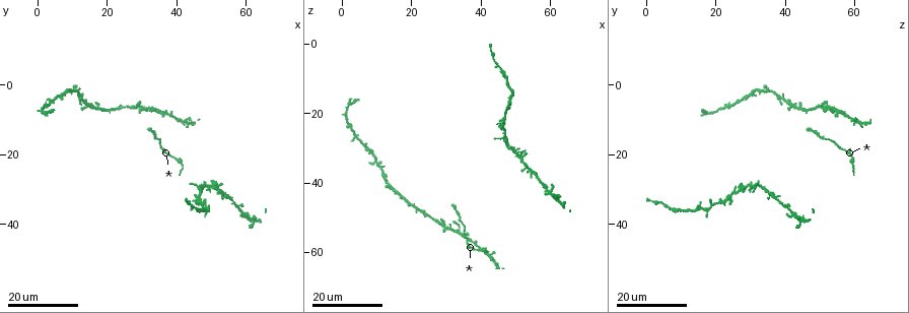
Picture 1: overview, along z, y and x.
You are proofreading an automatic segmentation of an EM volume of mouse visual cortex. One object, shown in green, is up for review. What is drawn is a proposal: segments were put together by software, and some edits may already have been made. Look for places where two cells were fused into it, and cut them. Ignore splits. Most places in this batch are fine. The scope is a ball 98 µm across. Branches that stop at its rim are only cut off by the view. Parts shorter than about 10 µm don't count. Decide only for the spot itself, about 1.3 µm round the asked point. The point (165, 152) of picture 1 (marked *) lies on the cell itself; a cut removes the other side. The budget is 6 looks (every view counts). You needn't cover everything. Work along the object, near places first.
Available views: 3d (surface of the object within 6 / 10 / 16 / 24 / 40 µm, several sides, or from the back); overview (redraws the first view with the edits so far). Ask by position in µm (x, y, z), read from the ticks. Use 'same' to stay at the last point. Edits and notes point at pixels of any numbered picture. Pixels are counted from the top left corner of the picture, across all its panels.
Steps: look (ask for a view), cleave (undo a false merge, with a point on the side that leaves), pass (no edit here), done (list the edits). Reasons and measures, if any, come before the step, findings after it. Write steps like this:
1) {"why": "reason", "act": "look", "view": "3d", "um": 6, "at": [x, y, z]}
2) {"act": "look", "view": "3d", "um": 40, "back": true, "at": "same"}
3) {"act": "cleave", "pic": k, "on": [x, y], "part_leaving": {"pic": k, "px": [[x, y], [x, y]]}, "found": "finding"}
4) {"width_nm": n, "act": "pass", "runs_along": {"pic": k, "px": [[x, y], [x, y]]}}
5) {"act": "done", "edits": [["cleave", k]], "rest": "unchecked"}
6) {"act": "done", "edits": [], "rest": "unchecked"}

{"why": "looks like a crossing", "act": "look", "view": "3d", "um": 24, "at": [33.5, 6.5, 54.5]}

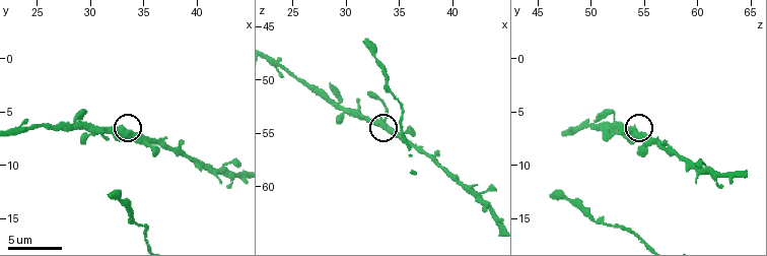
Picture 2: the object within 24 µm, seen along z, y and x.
{"act": "look", "view": "3d", "um": 6, "at": [33.6, 7.0, 54.4]}

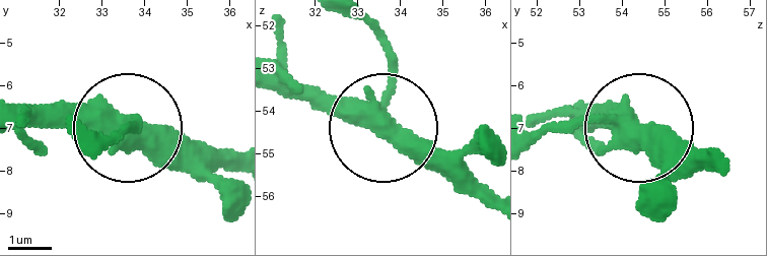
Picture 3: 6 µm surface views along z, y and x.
{"width_nm": 440, "act": "pass", "found": "all the same cell"}

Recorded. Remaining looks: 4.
{"why": "calibre changes", "act": "look", "view": "3d", "um": 6, "at": [33.8, 15.2, 50.8]}

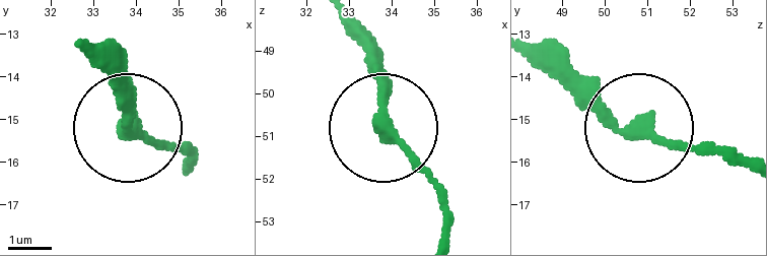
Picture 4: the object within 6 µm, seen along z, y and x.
{"width_nm": 290, "act": "pass", "found": "all the same cell"}

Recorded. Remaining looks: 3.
{"why": "four or more arms meet", "act": "look", "view": "3d", "um": 16, "at": [54.5, 32.5, 36.5]}

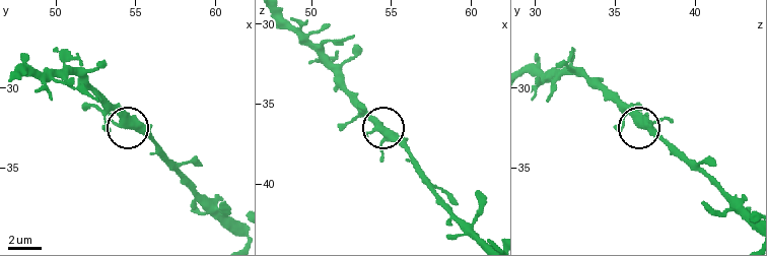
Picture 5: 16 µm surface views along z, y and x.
{"act": "look", "view": "3d", "um": 6, "at": [54.9, 32.3, 36.8]}

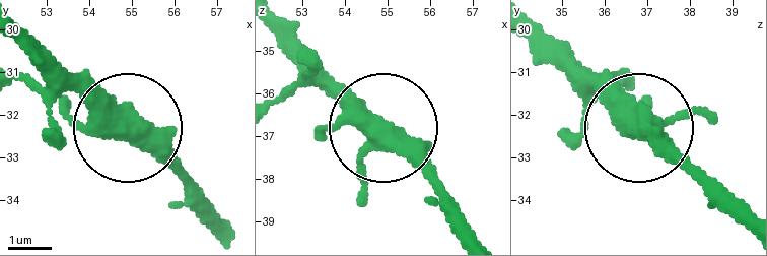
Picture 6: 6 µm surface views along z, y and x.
{"side_arm_um": 15, "act": "pass", "found": "one cell here"}

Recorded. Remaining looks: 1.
{"act": "done", "edits": [], "rest": "unchecked"}

